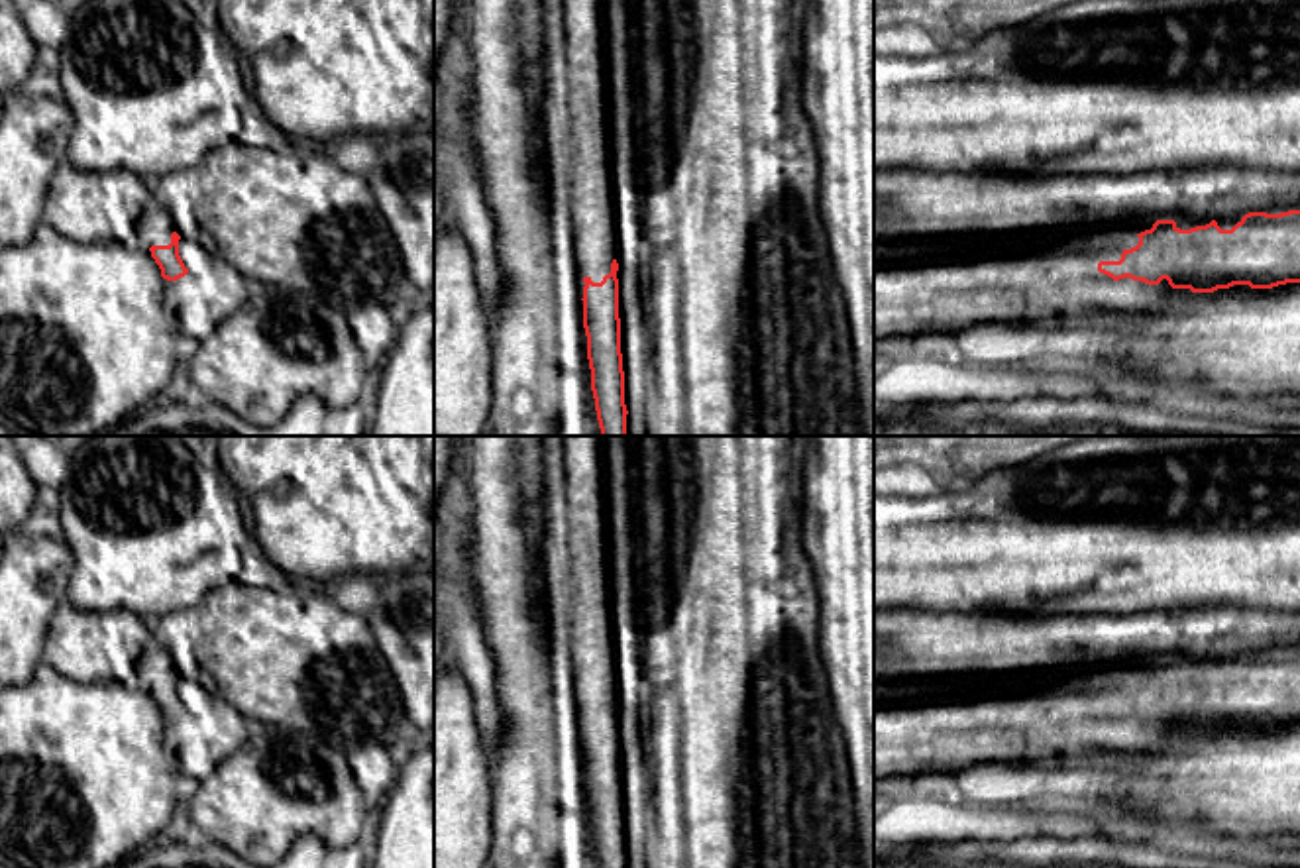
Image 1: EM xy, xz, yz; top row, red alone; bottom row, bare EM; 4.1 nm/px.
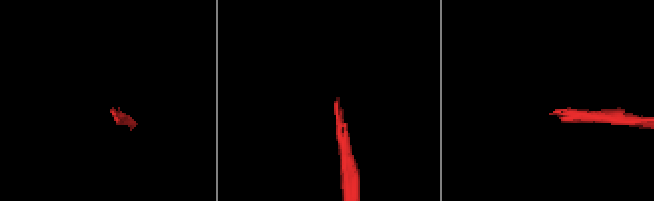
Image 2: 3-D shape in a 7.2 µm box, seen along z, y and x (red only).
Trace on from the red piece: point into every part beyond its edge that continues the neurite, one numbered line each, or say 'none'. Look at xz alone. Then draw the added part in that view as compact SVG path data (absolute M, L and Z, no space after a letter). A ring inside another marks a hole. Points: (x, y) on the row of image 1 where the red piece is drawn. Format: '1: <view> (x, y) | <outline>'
1: xz (576, 116) | M564 0L564 55L544 59L544 124L560 147L571 181L571 214L575 222L575 257L581 277L601 283L619 259L613 198L609 94L603 41L603 0Z

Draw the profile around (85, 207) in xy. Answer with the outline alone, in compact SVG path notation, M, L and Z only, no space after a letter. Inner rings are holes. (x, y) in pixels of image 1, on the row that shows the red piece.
M63 161L45 194L43 222L73 242L118 242L151 253L137 234L137 222L151 204L157 204L155 196L139 175L79 171Z

